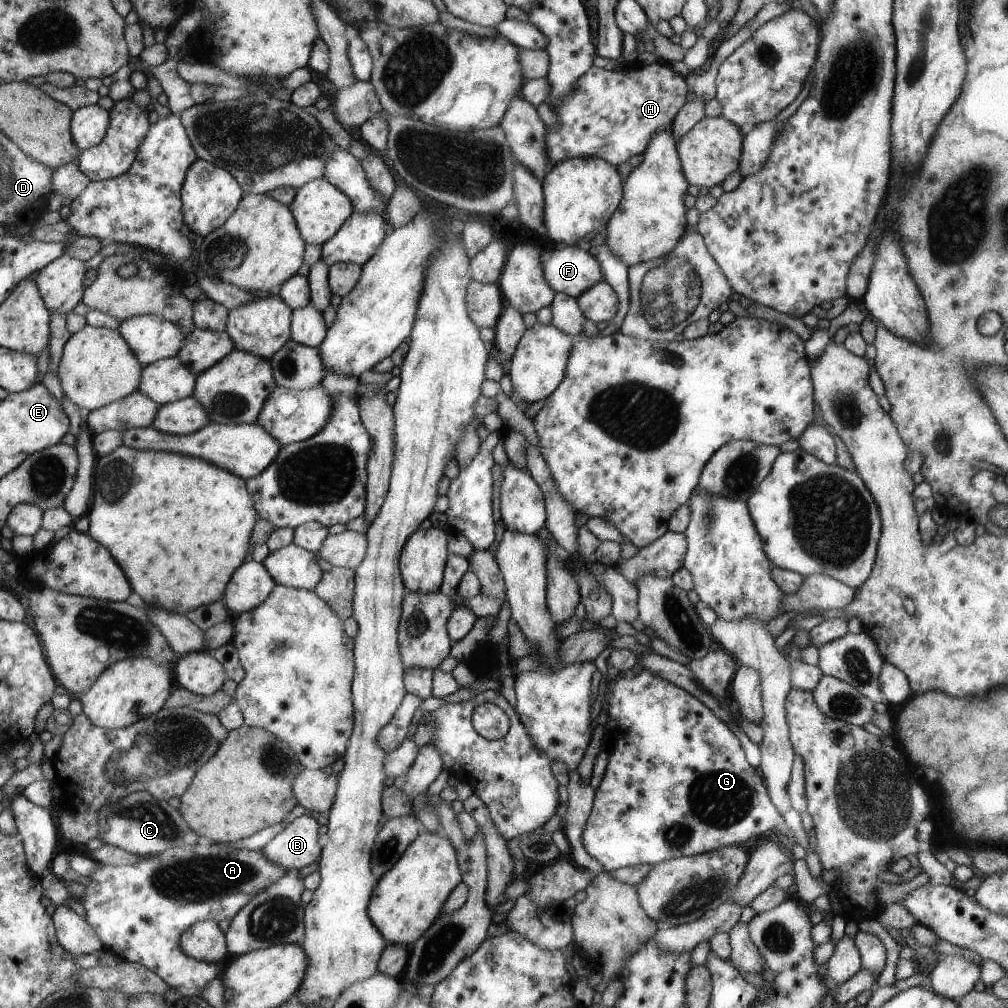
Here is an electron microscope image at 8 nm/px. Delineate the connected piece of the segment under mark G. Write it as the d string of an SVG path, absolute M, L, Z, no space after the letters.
M629 668L629 670L617 672L612 679L606 678L601 704L604 706L603 712L610 721L610 726L620 727L620 732L611 743L603 776L598 786L594 789L593 806L581 832L581 844L583 844L585 852L601 864L603 871L611 872L611 870L617 870L624 866L638 865L641 863L657 865L658 862L672 858L690 857L729 845L741 845L742 842L763 834L765 830L778 830L780 834L791 838L791 830L787 828L785 820L777 814L778 810L773 808L774 804L771 804L770 796L767 796L767 792L765 792L763 780L755 772L757 768L751 768L745 762L743 750L741 750L737 738L733 736L732 732L727 730L727 726L721 720L717 720L701 704L699 699L695 700L694 695L689 694L682 687L667 682L665 678L659 678L657 674L651 674L651 672L643 670L643 668L641 668L639 673L634 673Z

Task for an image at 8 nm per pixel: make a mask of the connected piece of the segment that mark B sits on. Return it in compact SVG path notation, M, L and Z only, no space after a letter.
M304 813L275 834L261 852L267 862L288 872L297 872L317 862L322 854L318 826L315 819Z

